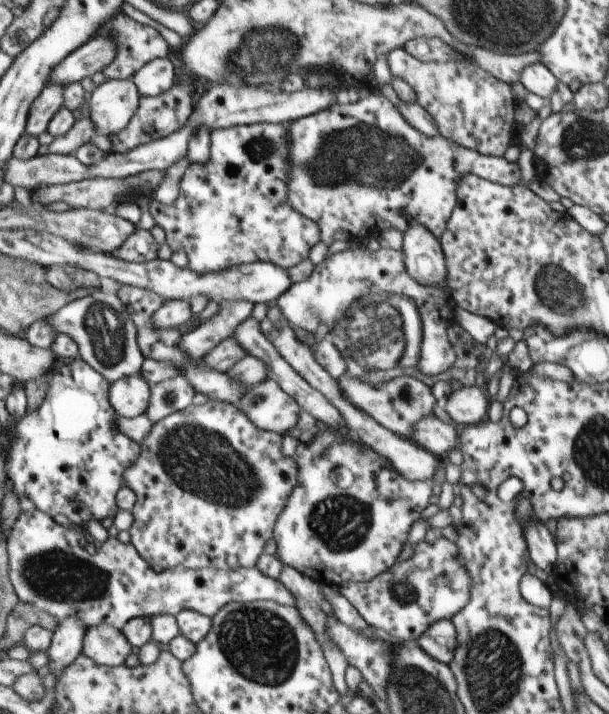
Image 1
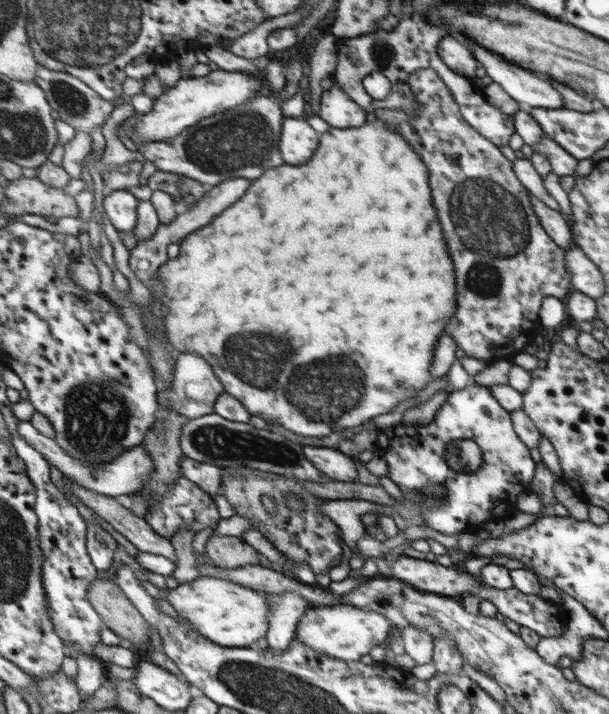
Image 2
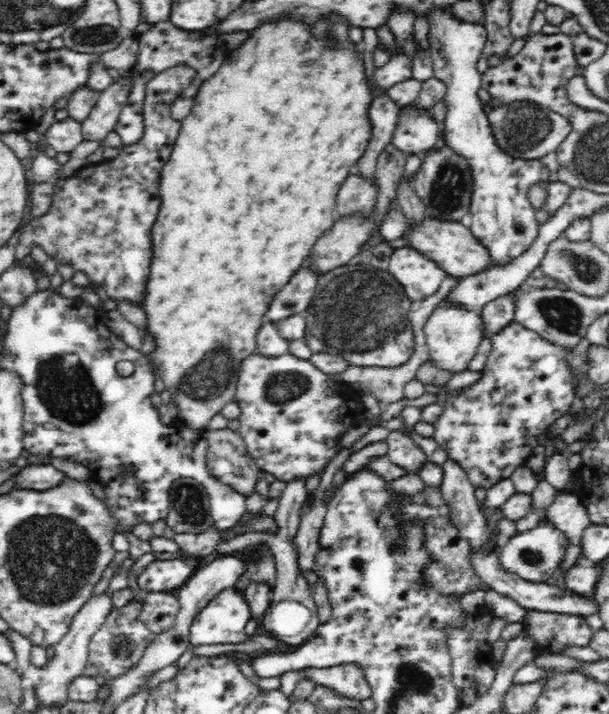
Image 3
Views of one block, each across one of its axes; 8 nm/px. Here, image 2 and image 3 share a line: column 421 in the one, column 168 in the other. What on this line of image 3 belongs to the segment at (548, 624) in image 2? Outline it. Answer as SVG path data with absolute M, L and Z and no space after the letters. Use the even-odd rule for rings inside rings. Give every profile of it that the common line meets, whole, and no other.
M175 556L172 560L155 560L144 572L137 576L139 588L150 591L171 591L174 588L180 588L197 570L197 565L200 562L195 562L189 557Z

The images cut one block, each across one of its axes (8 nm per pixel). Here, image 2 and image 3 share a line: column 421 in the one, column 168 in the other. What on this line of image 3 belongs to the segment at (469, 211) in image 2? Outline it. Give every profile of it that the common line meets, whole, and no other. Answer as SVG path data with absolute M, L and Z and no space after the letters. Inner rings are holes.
M174 66L174 69L169 69L163 71L160 74L156 74L154 78L150 80L146 84L145 91L145 99L143 104L143 134L142 138L139 138L138 142L130 143L129 145L122 145L119 154L115 158L105 158L102 162L91 165L90 168L86 168L85 166L78 170L78 176L70 177L70 196L68 196L68 177L62 180L56 181L56 185L54 188L53 199L50 205L50 210L46 212L44 215L40 215L39 217L34 217L28 224L24 226L24 230L22 230L22 236L20 236L20 242L18 242L18 250L16 250L15 258L22 259L25 256L30 254L30 250L35 245L40 246L44 251L55 259L57 259L58 263L69 263L73 268L74 272L81 270L83 271L90 280L91 283L98 284L104 290L106 290L107 295L111 297L113 300L127 300L134 304L134 298L138 298L136 302L139 301L139 294L143 290L143 284L147 281L147 276L149 275L150 268L150 260L153 257L153 245L151 244L150 237L152 236L152 227L154 226L154 222L156 222L156 217L158 216L158 209L161 200L159 200L159 172L163 164L167 161L169 154L172 152L171 148L173 147L175 138L178 136L179 131L179 121L174 120L171 115L171 104L173 103L174 98L178 96L178 92L186 90L187 86L190 86L191 79L195 77L194 70L190 69L188 66Z

